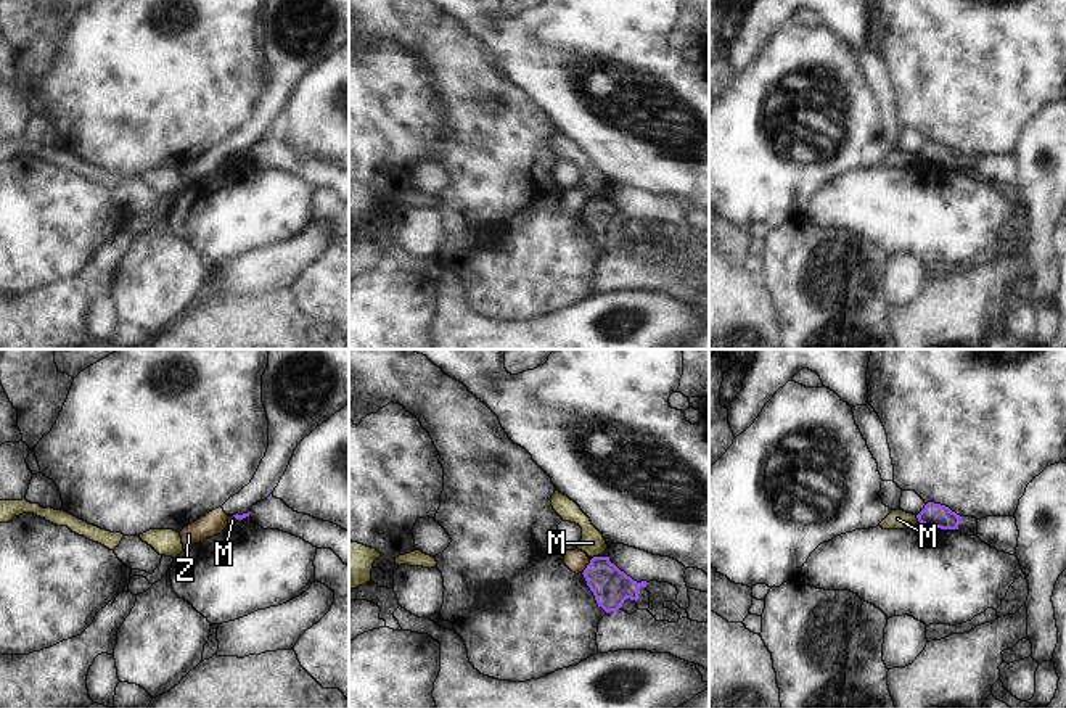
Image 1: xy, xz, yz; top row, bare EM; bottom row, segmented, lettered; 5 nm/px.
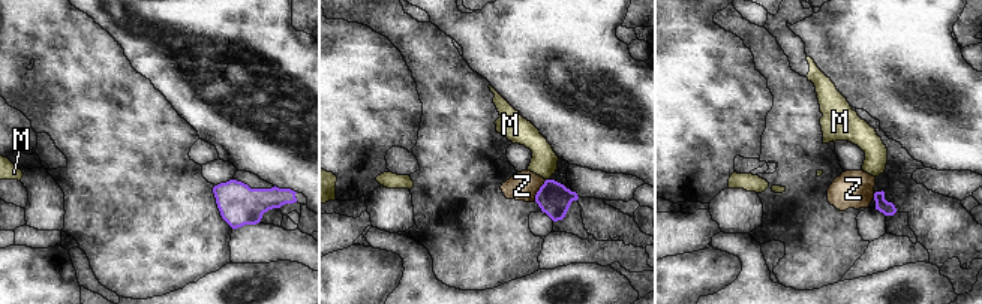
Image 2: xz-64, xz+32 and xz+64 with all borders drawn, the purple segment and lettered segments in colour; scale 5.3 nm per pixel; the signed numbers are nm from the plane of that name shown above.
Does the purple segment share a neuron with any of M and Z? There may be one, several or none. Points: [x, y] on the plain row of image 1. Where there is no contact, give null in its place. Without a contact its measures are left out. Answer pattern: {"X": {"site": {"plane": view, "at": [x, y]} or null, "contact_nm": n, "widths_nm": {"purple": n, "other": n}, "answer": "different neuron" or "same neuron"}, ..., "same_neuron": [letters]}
{"M": {"site": {"plane": "xz", "at": [594, 197]}, "contact_nm": 40, "widths_nm": {"purple": 190, "other": 120}, "answer": "different neuron"}, "Z": {"site": {"plane": "xz", "at": [587, 206]}, "contact_nm": 80, "widths_nm": {"purple": 190, "other": 110}, "answer": "different neuron"}, "same_neuron": []}

